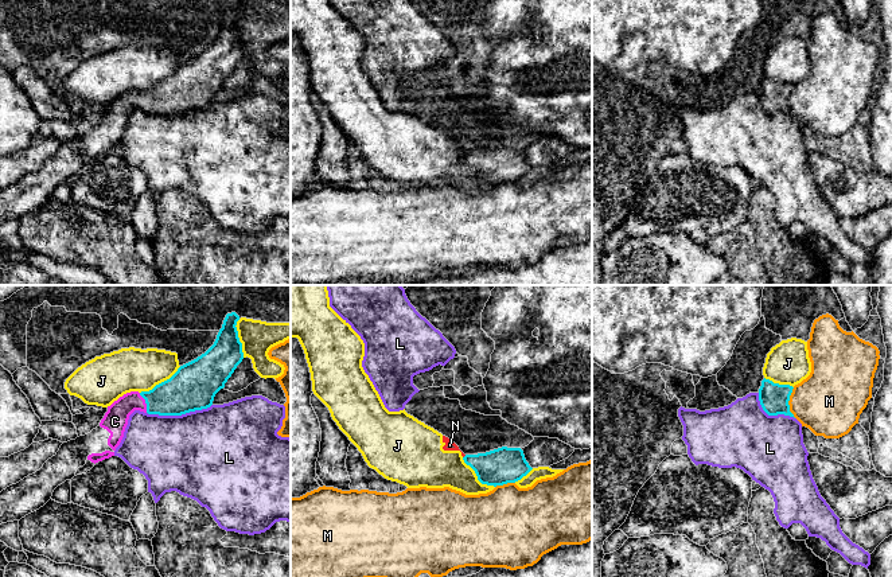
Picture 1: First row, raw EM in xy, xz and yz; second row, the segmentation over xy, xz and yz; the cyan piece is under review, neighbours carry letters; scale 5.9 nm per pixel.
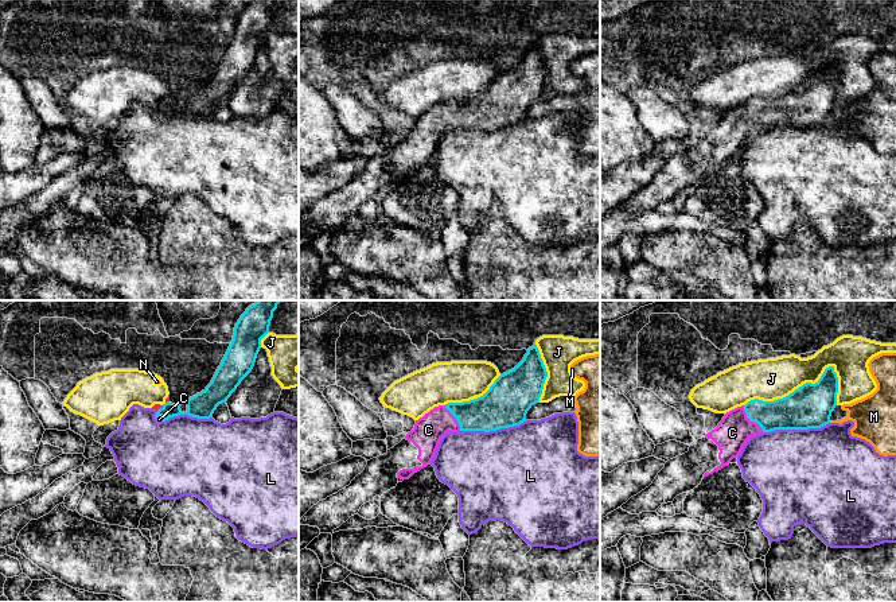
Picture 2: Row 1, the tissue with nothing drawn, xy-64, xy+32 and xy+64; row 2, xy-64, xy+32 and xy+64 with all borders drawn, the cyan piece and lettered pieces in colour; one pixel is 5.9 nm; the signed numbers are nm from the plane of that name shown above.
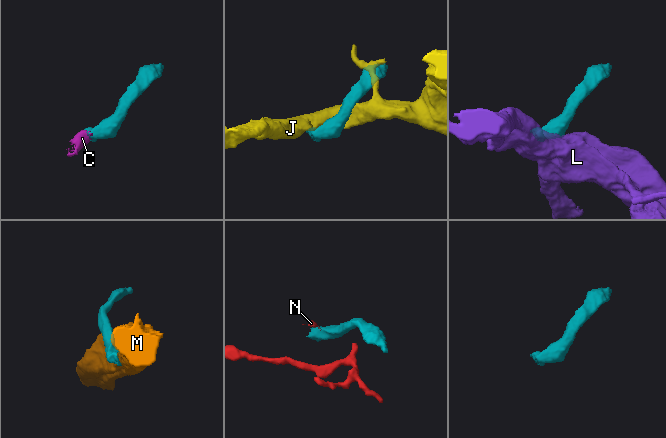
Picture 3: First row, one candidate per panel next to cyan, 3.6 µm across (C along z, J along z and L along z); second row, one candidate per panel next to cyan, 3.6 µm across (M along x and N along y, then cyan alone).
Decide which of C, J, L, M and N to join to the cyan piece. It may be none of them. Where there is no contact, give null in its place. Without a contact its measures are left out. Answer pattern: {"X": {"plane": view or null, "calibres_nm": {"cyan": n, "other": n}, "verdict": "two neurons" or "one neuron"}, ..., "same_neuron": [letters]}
{"C": {"plane": "xy", "calibres_nm": {"cyan": 240, "other": 150}, "verdict": "one neuron"}, "J": {"plane": "xy", "calibres_nm": {"cyan": 280, "other": 260}, "verdict": "two neurons"}, "L": {"plane": "xy", "calibres_nm": {"cyan": 280, "other": 500}, "verdict": "two neurons"}, "M": {"plane": "yz", "calibres_nm": {"cyan": 180, "other": 400}, "verdict": "two neurons"}, "N": {"plane": "xz", "calibres_nm": {"cyan": 220, "other": 60}, "verdict": "two neurons"}, "same_neuron": ["C"]}

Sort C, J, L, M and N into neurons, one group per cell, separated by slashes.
C / J N / L / M

